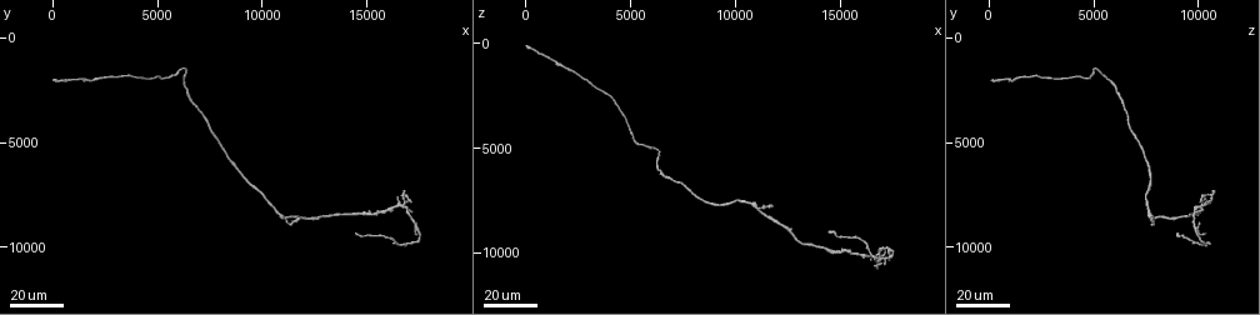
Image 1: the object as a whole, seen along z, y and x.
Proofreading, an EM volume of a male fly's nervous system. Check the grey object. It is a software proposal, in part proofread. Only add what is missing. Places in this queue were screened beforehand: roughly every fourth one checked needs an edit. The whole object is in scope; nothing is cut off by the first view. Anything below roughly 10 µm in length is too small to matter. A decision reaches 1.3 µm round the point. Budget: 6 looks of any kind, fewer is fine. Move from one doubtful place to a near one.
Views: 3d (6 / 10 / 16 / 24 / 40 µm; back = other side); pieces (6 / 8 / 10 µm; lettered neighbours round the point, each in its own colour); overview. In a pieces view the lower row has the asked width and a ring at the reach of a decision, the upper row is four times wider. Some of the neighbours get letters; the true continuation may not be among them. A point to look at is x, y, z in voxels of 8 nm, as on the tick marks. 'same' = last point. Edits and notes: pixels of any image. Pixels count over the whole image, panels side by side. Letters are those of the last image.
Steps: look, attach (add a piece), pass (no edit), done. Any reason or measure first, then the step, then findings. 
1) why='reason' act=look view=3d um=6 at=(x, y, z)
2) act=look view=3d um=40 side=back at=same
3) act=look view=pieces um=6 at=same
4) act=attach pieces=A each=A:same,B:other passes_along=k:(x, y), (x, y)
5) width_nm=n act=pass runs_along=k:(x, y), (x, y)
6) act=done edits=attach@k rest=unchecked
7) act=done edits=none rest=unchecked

why='branch stops here' act=look view=3d um=24 at=(17200, 7700, 10100)

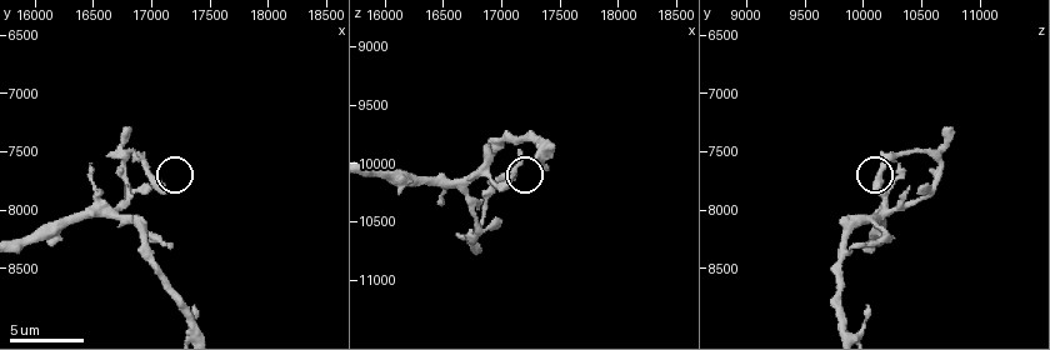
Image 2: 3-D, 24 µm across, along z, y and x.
act=look view=pieces um=6 at=(17120, 7820, 10080)

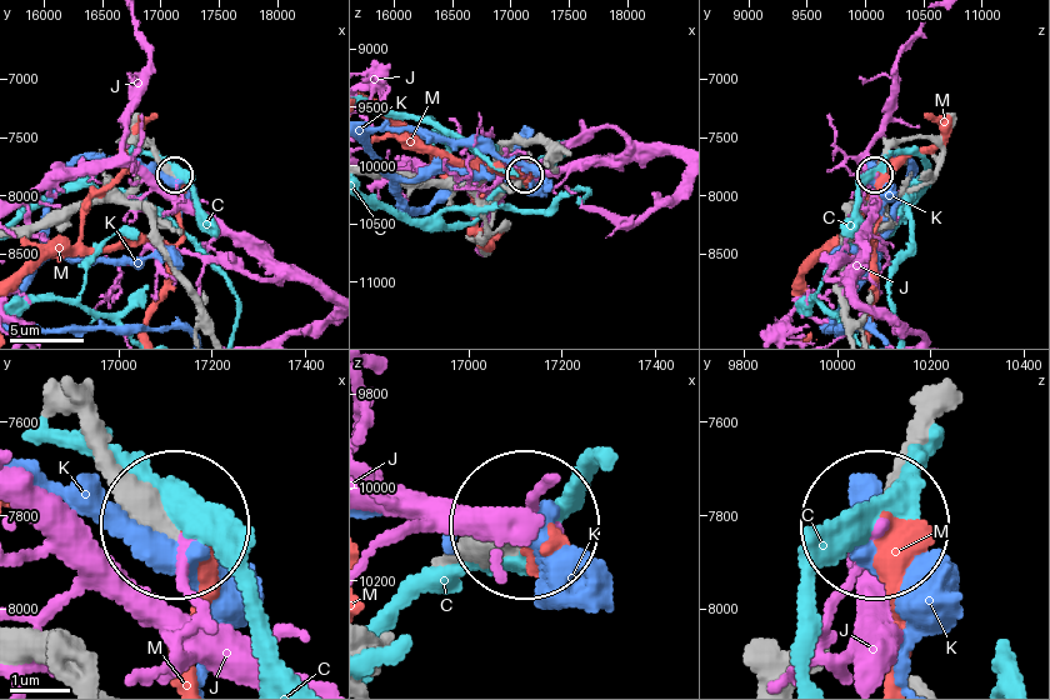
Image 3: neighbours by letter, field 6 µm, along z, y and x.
act=pass each=C:other,J:other,K:other,M:other runs_along=3:(78, 419), (178, 519) found='none of them fits'

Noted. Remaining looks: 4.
why='branch stops here' act=look view=3d um=10 at=(16800, 7320, 10720)

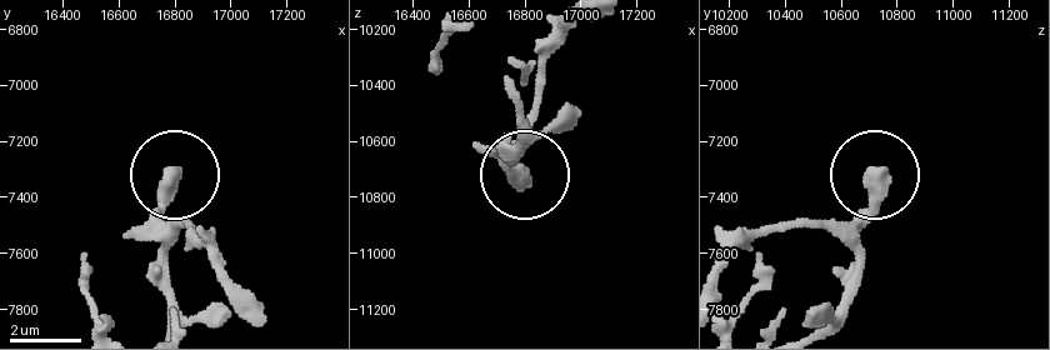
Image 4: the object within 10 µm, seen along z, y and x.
act=look view=pieces um=10 at=(16800, 7320, 10750)

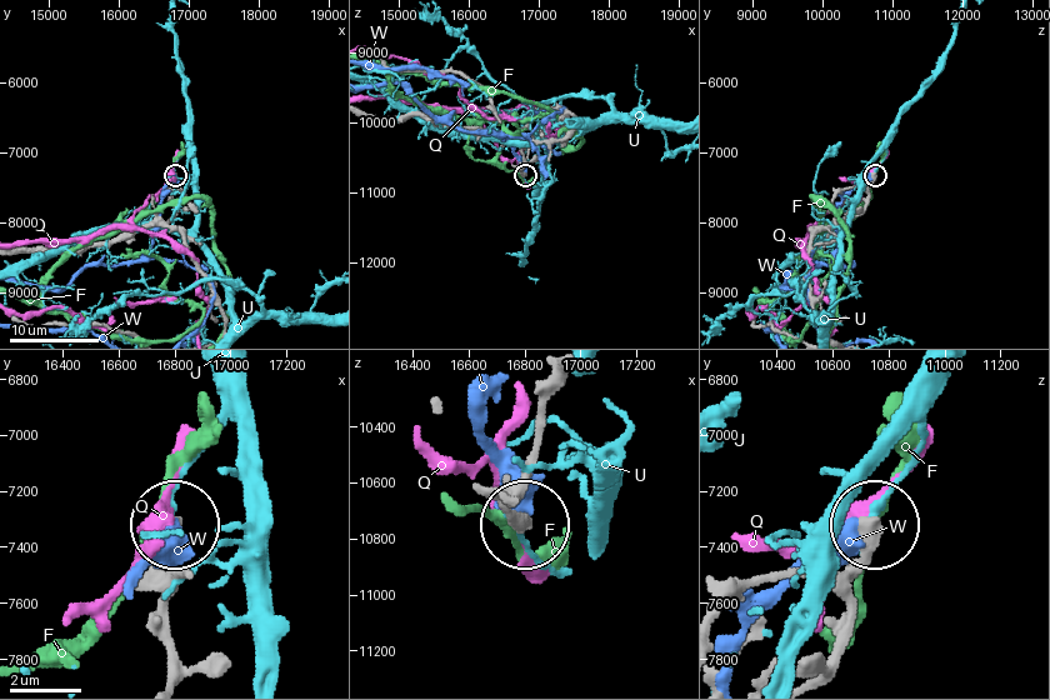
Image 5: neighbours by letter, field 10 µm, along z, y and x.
act=pass each=F:other,Q:other,U:other,W:other found='no lettered piece goes on from it'

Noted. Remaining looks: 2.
why='an open end' act=look view=3d um=40 at=(14600, 9400, 8900)

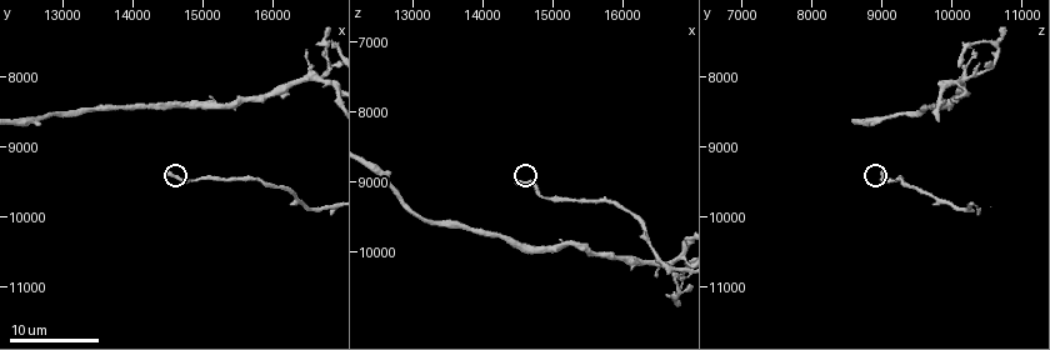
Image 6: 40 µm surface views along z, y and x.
act=look view=pieces um=8 at=(14450, 9350, 9050)

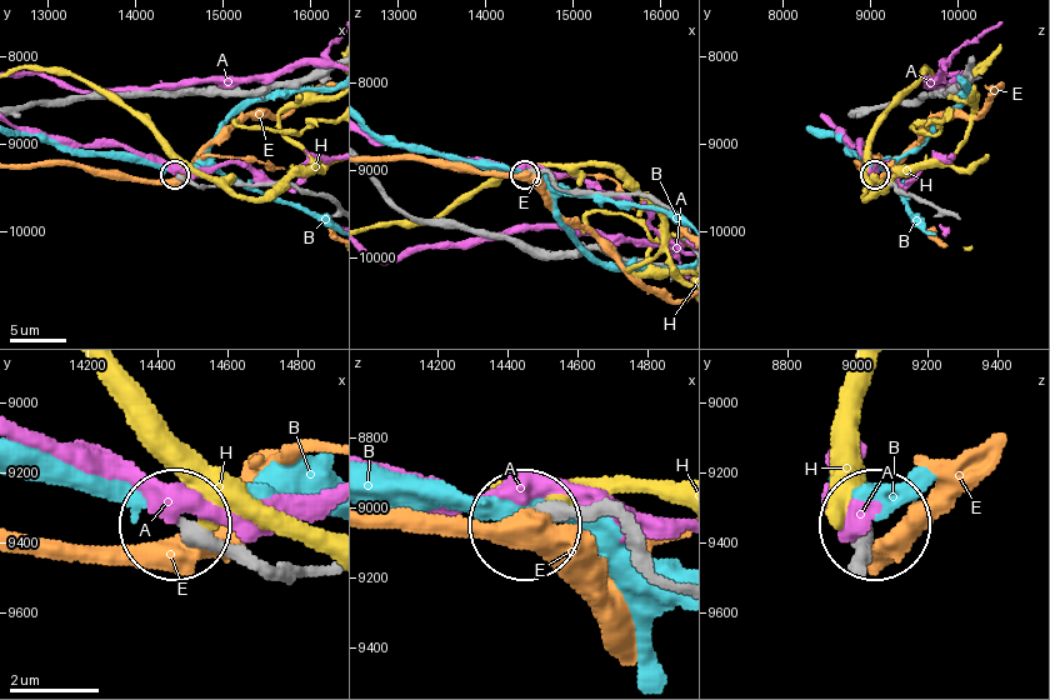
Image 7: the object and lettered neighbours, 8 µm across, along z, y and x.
act=pass each=A:other,B:other,E:other,H:other found='none of them fits'

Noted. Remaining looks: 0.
act=done edits=none rest=unchecked

